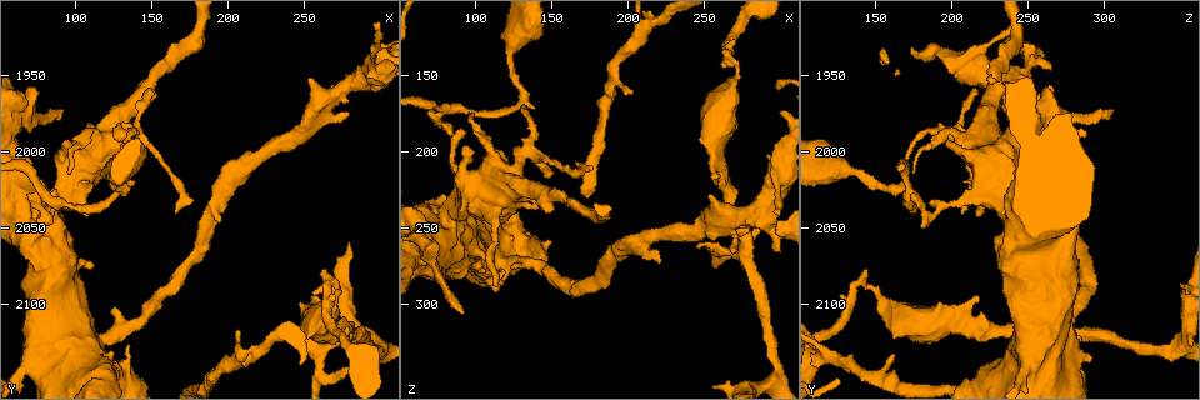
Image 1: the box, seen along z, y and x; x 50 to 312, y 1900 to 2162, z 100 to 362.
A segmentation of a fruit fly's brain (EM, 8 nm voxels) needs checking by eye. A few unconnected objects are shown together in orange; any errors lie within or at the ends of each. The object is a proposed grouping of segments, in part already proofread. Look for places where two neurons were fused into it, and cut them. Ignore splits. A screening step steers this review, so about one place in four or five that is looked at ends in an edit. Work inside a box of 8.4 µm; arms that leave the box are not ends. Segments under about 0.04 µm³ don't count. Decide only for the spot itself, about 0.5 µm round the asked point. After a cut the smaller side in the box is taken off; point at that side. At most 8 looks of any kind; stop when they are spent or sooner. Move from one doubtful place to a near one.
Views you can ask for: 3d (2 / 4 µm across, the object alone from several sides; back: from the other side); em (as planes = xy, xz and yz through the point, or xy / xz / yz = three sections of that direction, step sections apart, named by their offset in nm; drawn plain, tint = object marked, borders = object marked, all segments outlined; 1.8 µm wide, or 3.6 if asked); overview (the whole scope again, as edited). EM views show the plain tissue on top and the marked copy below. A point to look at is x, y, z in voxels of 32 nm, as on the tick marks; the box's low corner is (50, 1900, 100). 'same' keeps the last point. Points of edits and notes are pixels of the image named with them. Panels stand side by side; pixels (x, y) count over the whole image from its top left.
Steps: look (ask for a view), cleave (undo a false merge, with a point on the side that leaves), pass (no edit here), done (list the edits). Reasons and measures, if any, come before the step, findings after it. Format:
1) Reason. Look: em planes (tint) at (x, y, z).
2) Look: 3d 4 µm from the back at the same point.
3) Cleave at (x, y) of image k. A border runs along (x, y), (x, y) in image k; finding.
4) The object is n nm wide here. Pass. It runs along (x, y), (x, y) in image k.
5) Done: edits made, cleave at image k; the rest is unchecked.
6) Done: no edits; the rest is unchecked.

Thin neck. Look: 3d 2 µm at (78, 2026, 172).

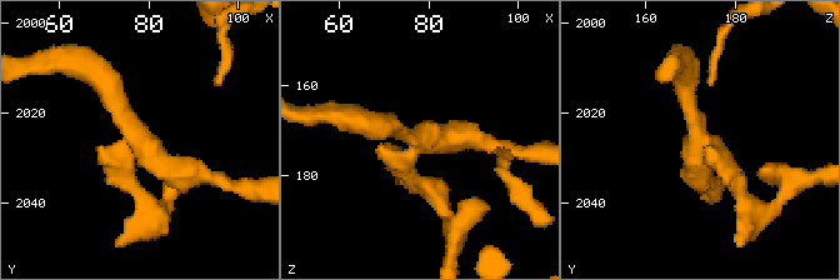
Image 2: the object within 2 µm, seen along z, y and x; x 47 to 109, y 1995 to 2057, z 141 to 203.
3 arms meet here. Look: em planes (tint) at (78, 2027, 173).

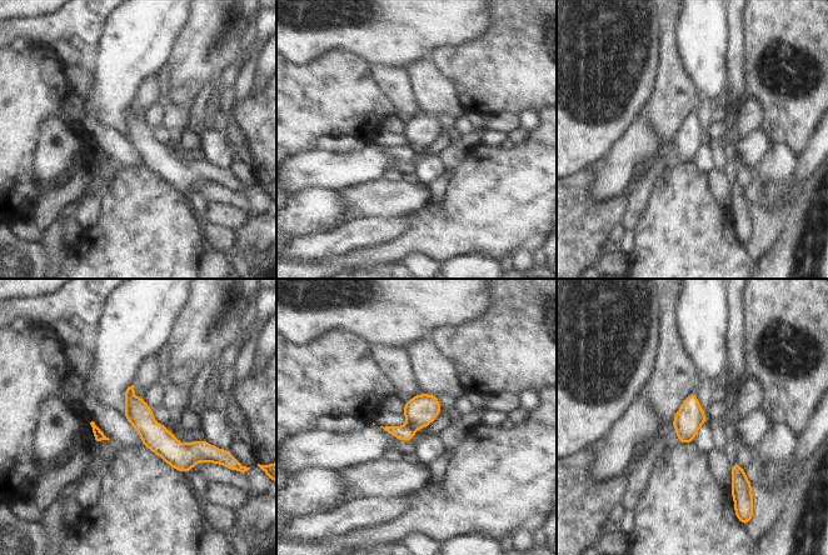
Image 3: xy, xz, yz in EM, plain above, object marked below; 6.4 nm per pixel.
Cleave at (420, 410) of image 3. A second neuron is stuck on.

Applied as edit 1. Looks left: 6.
Redraw. Look: overview.

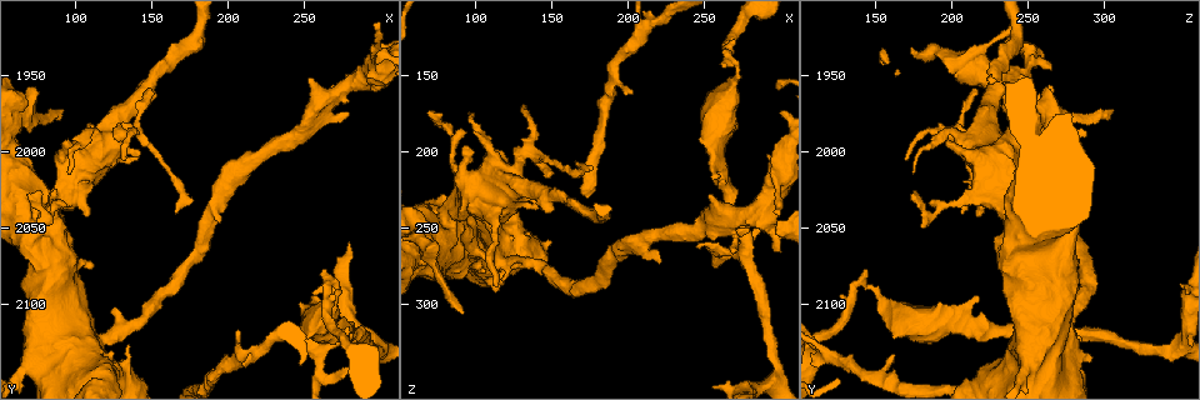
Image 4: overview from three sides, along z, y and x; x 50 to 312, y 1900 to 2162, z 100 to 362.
Abrupt turn. Look: 3d 4 µm at (122, 1996, 216).

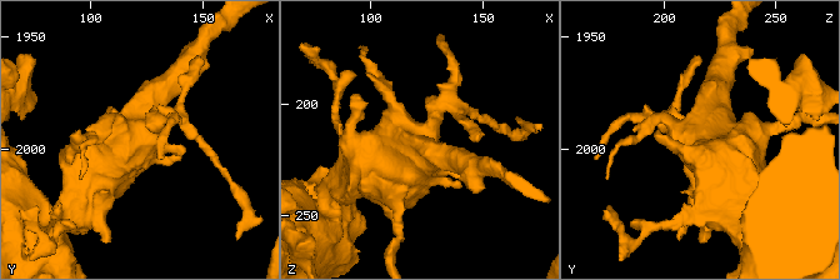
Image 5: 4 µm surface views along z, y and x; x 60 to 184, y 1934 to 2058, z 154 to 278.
Look: em 3.6 µm planes (tint) at (121, 1995, 217).

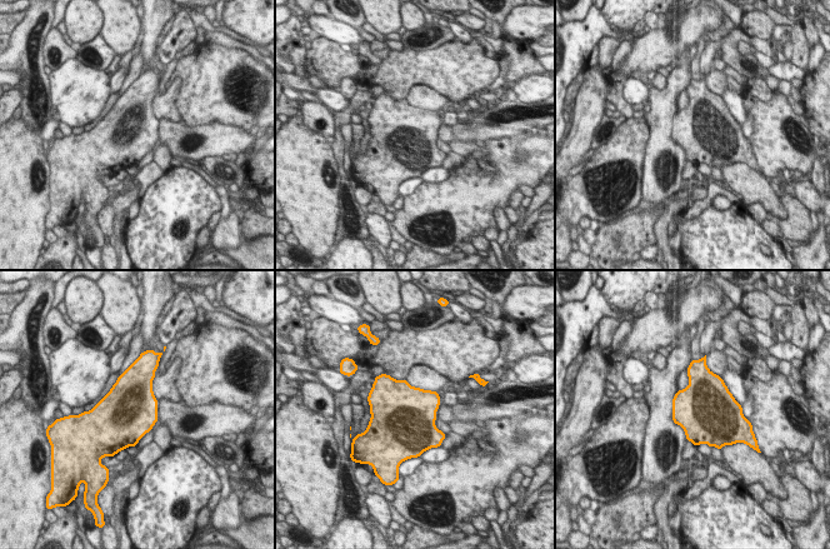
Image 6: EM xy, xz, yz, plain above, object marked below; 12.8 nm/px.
Pass. Continuous, no second neuron.

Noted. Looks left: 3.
Sharp bend. Look: 3d 2 µm from the back at (260, 2146, 266).

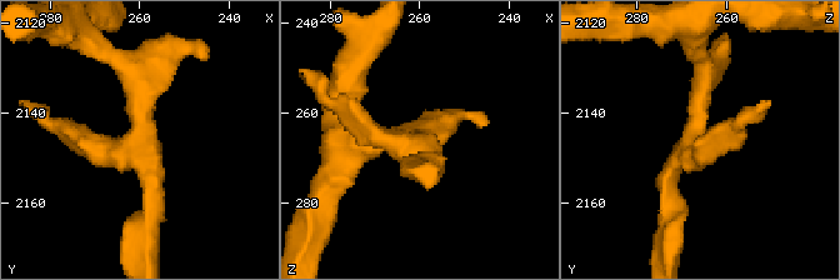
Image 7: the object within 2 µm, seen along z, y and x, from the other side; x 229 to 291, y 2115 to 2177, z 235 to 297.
Now the EM. Look: em planes (tint) at (261, 2145, 267).

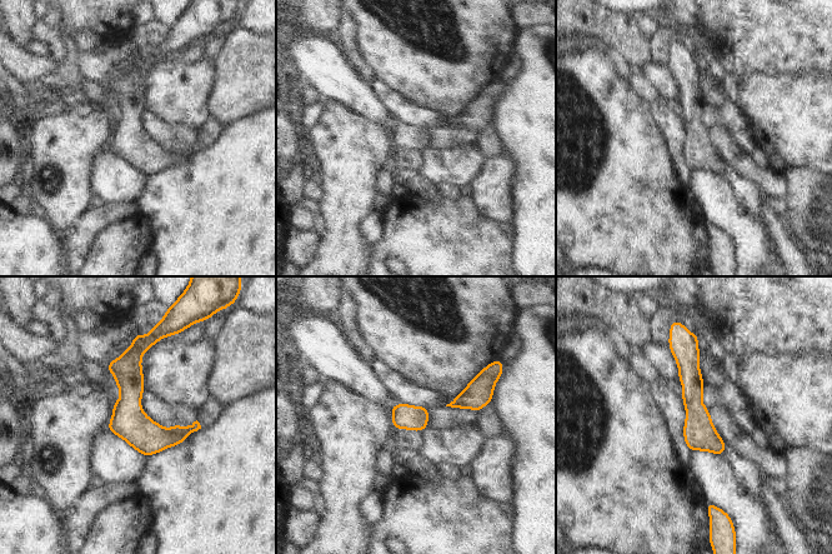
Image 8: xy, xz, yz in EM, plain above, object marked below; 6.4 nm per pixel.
Pass. It runs along (690, 342), (698, 429), (720, 452) in image 8; all the same neuron.

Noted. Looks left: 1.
Done: edits made, cleave at image 3; the rest is unchecked.

